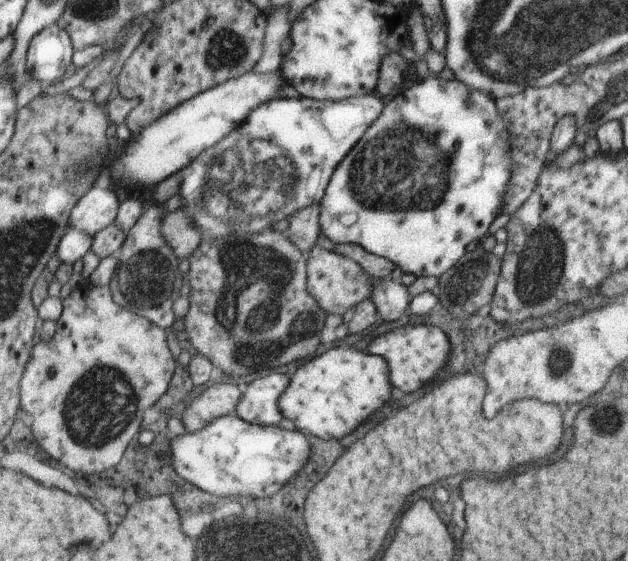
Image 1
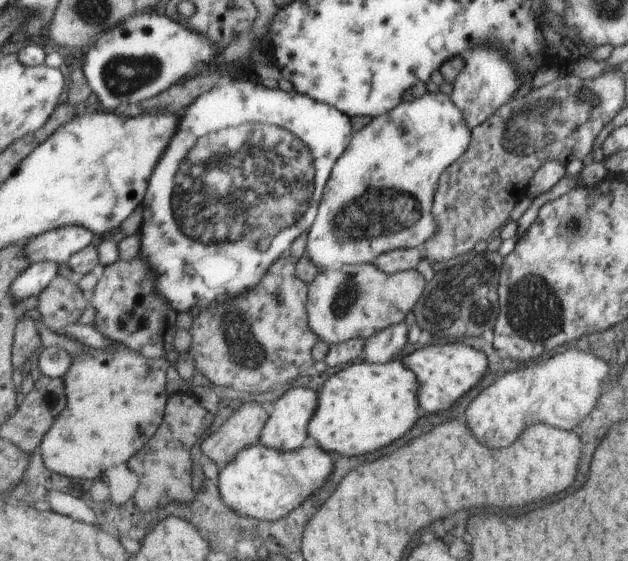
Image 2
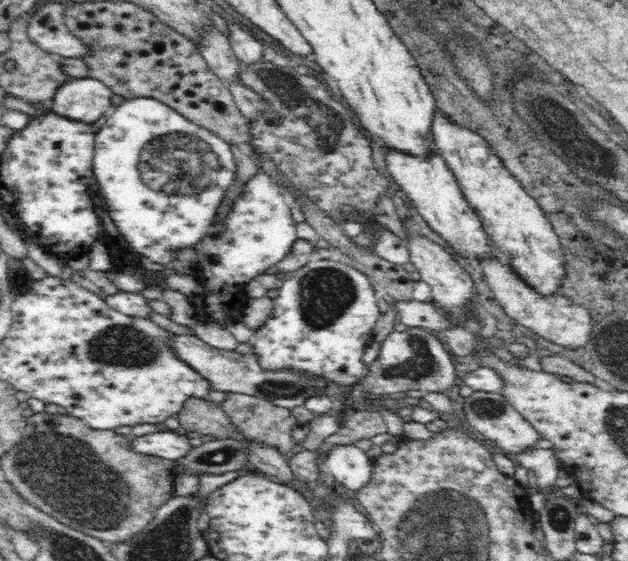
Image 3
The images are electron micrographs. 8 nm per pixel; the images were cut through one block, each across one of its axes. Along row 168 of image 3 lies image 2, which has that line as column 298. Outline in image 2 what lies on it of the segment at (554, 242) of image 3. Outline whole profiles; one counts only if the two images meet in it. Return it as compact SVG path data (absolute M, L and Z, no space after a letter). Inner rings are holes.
M263 444L243 448L225 468L219 470L219 494L239 514L257 520L279 522L297 510L327 480L333 458L317 444L307 444L295 452L279 452Z

